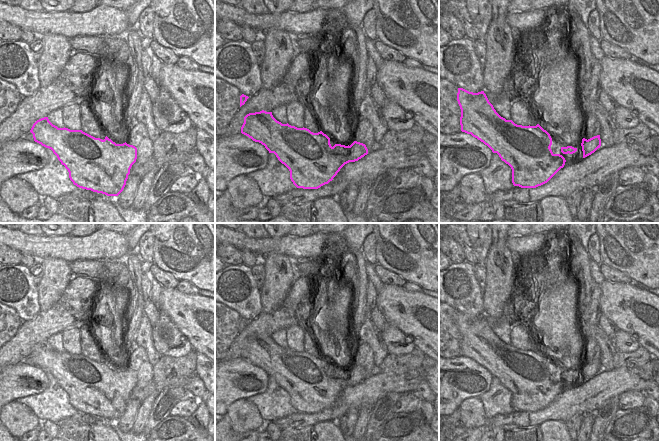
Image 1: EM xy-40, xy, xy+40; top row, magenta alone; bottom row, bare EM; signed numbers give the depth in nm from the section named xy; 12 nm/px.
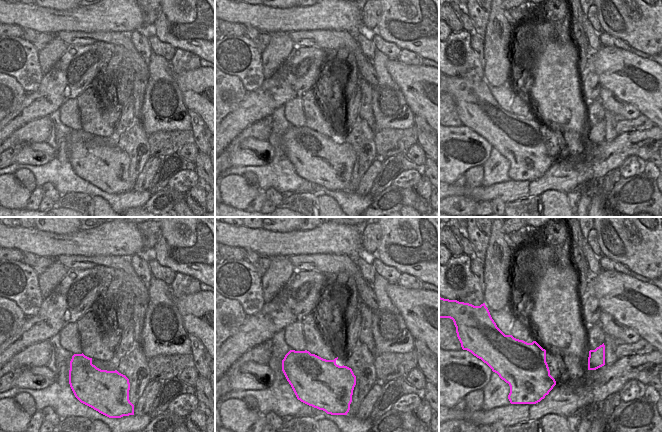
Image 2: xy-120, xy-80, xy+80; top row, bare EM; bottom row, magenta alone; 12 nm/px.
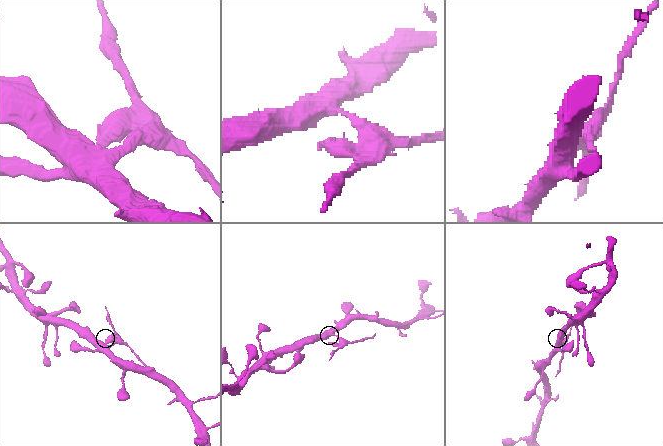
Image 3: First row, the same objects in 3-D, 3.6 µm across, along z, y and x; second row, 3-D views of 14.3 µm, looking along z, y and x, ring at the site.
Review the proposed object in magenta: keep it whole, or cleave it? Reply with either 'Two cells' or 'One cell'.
Two cells.

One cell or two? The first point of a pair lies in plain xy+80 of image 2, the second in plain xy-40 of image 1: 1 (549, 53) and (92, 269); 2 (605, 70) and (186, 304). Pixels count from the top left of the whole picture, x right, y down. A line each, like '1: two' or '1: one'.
1: two
2: one

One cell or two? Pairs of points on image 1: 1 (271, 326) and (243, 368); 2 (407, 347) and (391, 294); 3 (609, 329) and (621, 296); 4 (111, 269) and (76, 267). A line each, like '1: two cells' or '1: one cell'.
1: two cells
2: two cells
3: two cells
4: one cell

